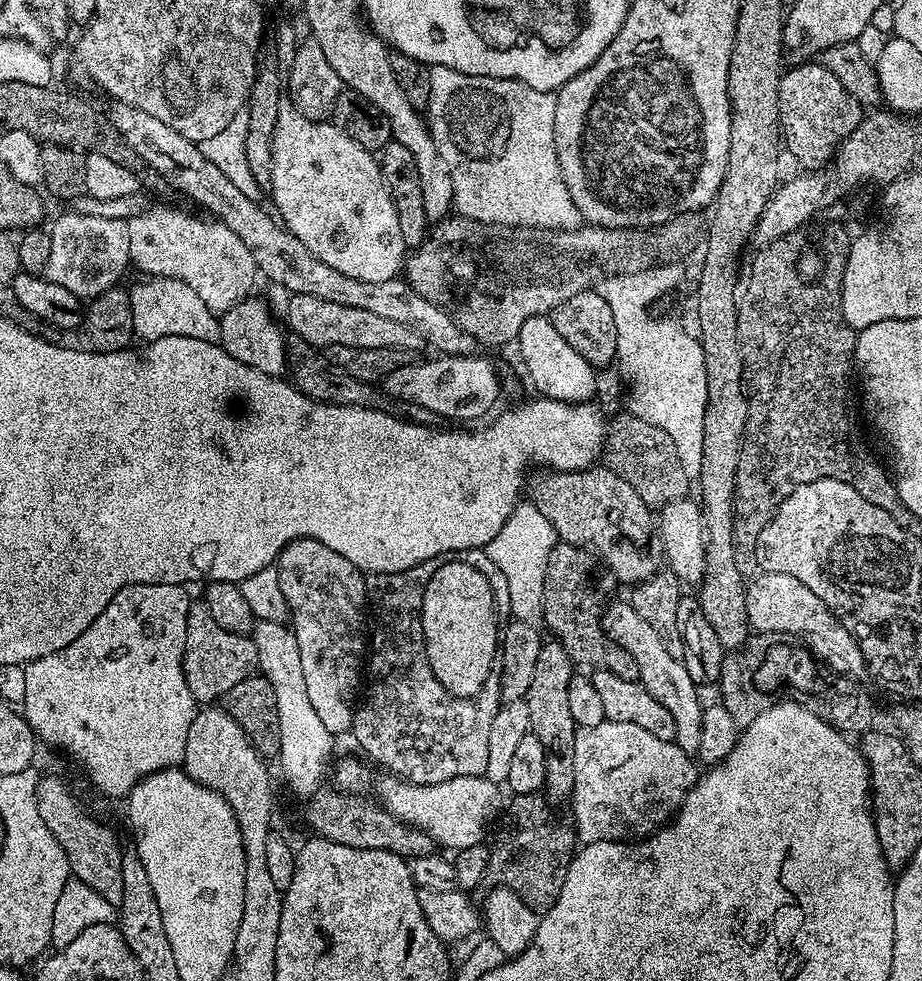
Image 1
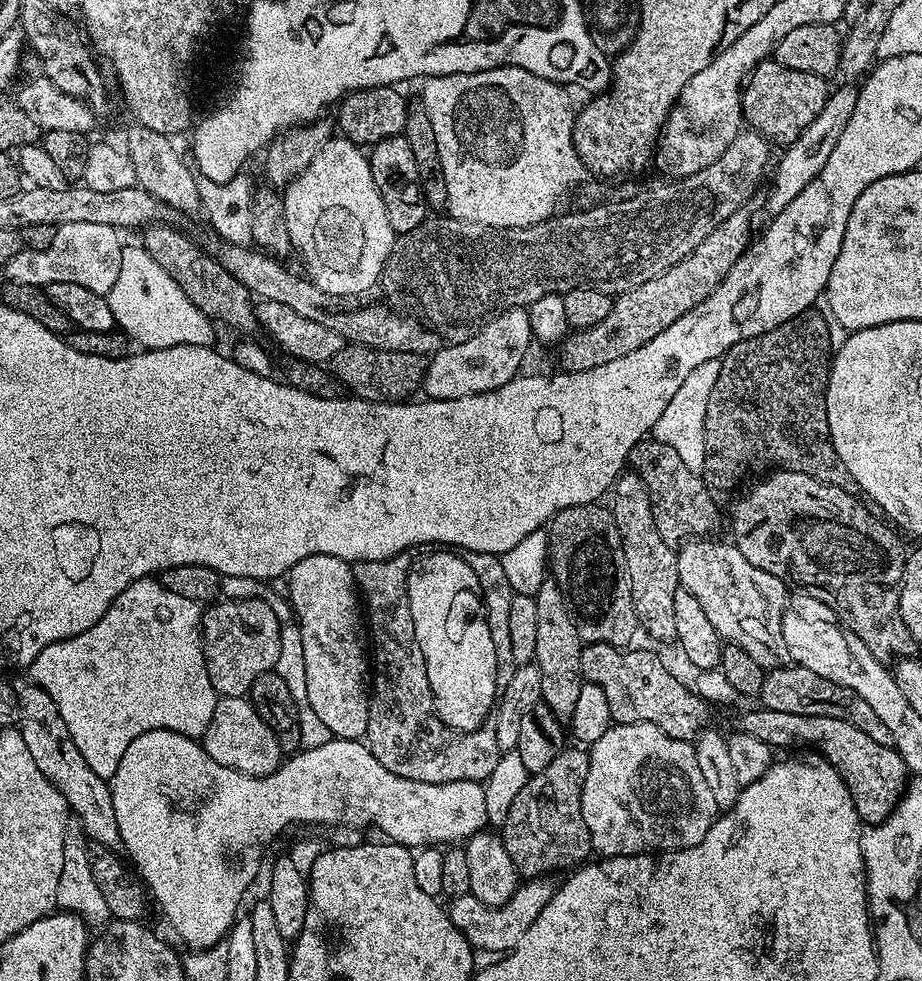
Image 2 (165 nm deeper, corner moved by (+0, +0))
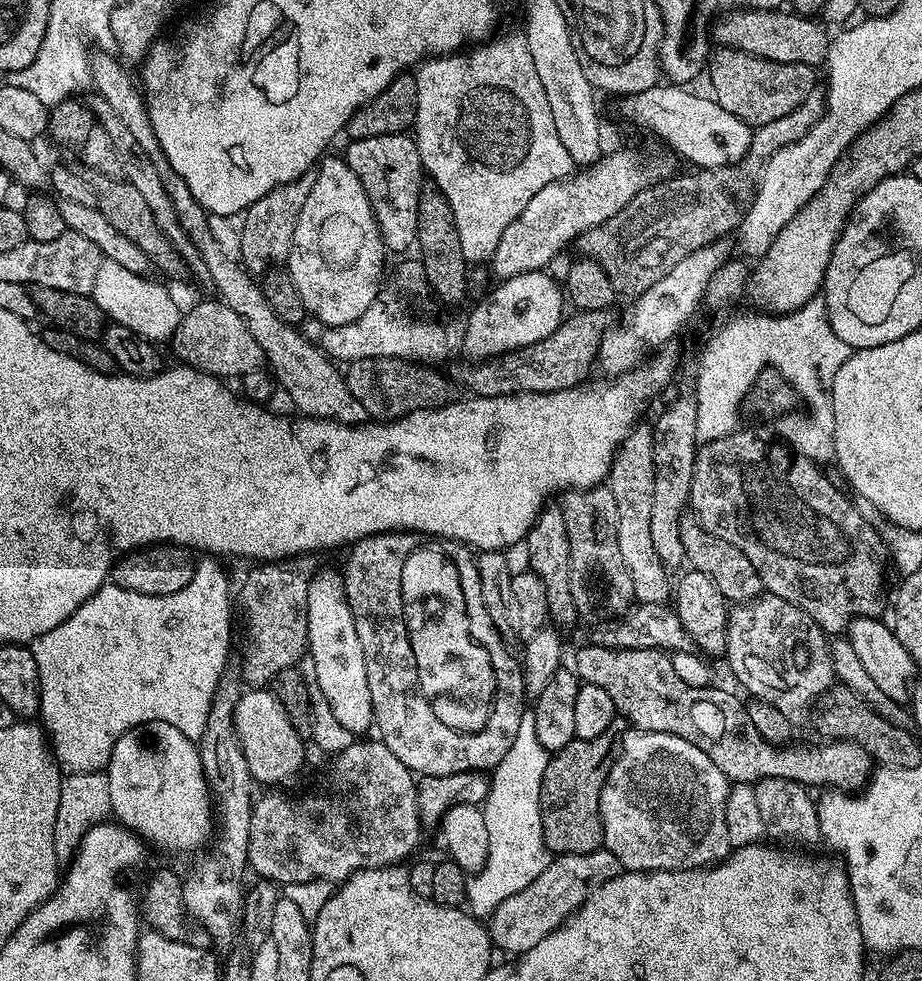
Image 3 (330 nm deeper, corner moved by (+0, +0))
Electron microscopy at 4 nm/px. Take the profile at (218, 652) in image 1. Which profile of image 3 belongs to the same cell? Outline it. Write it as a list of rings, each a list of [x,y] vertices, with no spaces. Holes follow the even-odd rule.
[[[312,554],[293,556],[275,562],[260,562],[248,572],[240,588],[240,608],[244,611],[244,657],[239,675],[249,689],[264,688],[282,670],[299,665],[308,647],[306,594],[318,571]]]

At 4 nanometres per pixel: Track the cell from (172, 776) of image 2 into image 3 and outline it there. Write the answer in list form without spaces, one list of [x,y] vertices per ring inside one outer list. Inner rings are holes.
[[[156,720],[122,734],[110,754],[106,775],[110,786],[112,816],[136,833],[145,845],[152,847],[153,844],[164,852],[199,853],[211,841],[214,835],[214,805],[212,793],[204,780],[200,749],[193,740],[186,738],[186,734],[182,734],[182,730],[178,730],[178,726]]]

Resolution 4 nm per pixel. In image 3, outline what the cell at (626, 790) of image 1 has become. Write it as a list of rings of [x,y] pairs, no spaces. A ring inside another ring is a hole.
[[[628,730],[623,733],[620,751],[600,791],[600,821],[603,847],[618,858],[621,869],[629,872],[657,872],[682,868],[706,868],[728,855],[726,798],[730,781],[710,762],[698,746],[674,734]]]

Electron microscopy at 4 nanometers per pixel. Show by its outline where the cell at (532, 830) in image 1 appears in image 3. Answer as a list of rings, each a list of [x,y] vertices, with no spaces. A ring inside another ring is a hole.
[[[613,726],[598,738],[572,740],[562,750],[549,755],[541,786],[541,824],[545,846],[556,856],[590,854],[603,845],[600,821],[600,791],[616,761],[622,739],[621,729]]]

